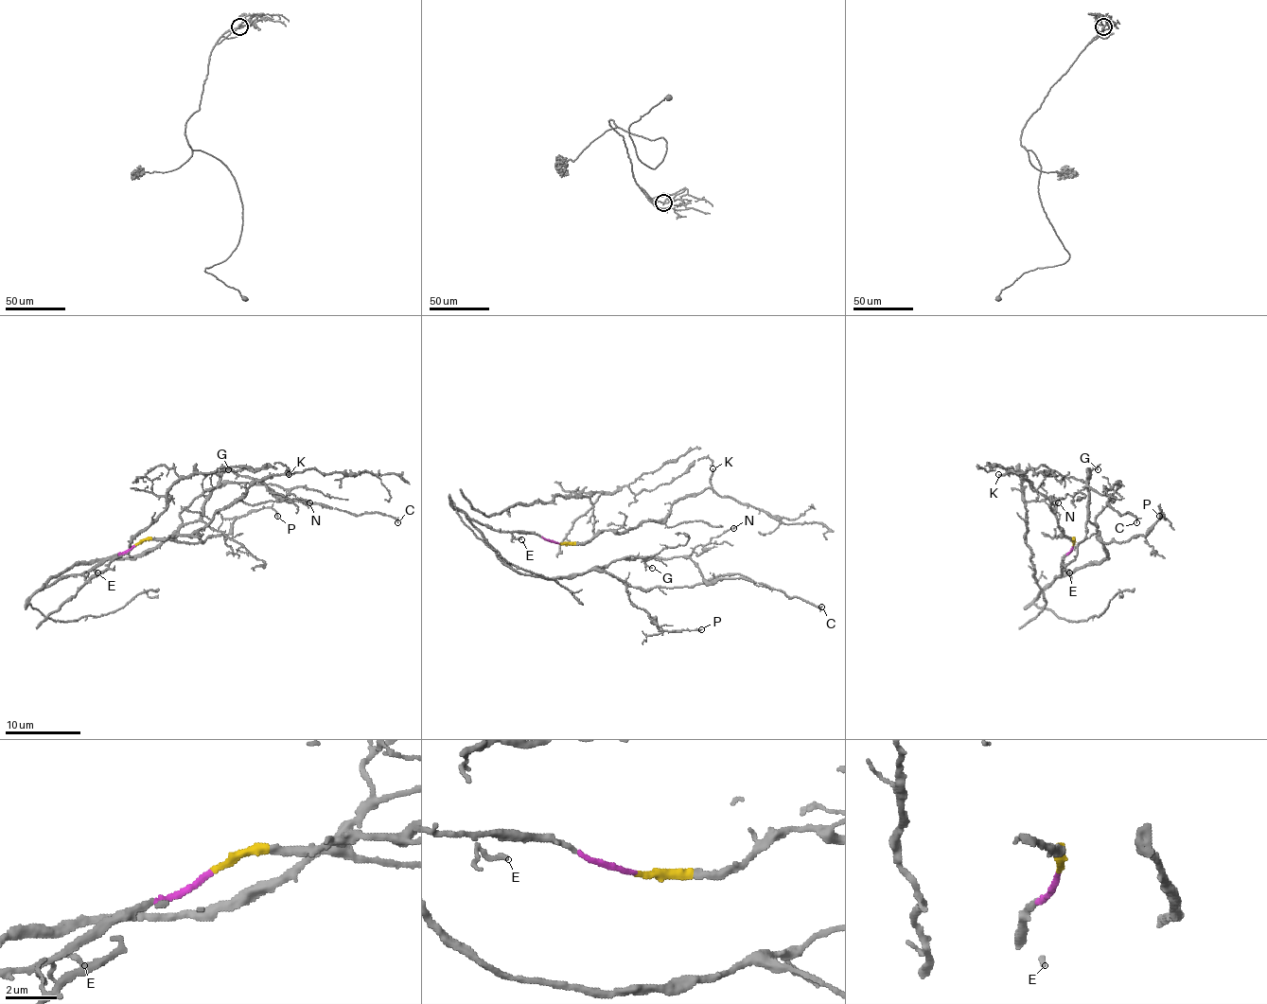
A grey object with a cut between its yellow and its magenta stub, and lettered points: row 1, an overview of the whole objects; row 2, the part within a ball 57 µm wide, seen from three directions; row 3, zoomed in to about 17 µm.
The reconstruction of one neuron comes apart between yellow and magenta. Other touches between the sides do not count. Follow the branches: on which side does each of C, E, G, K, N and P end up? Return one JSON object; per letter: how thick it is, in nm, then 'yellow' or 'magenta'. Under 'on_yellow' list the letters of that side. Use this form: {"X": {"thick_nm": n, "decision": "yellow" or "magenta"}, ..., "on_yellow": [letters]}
{"C": {"thick_nm": 180, "decision": "magenta"}, "E": {"thick_nm": 190, "decision": "magenta"}, "G": {"thick_nm": 70, "decision": "magenta"}, "K": {"thick_nm": 190, "decision": "yellow"}, "N": {"thick_nm": 140, "decision": "magenta"}, "P": {"thick_nm": 140, "decision": "magenta"}, "on_yellow": ["K"]}

